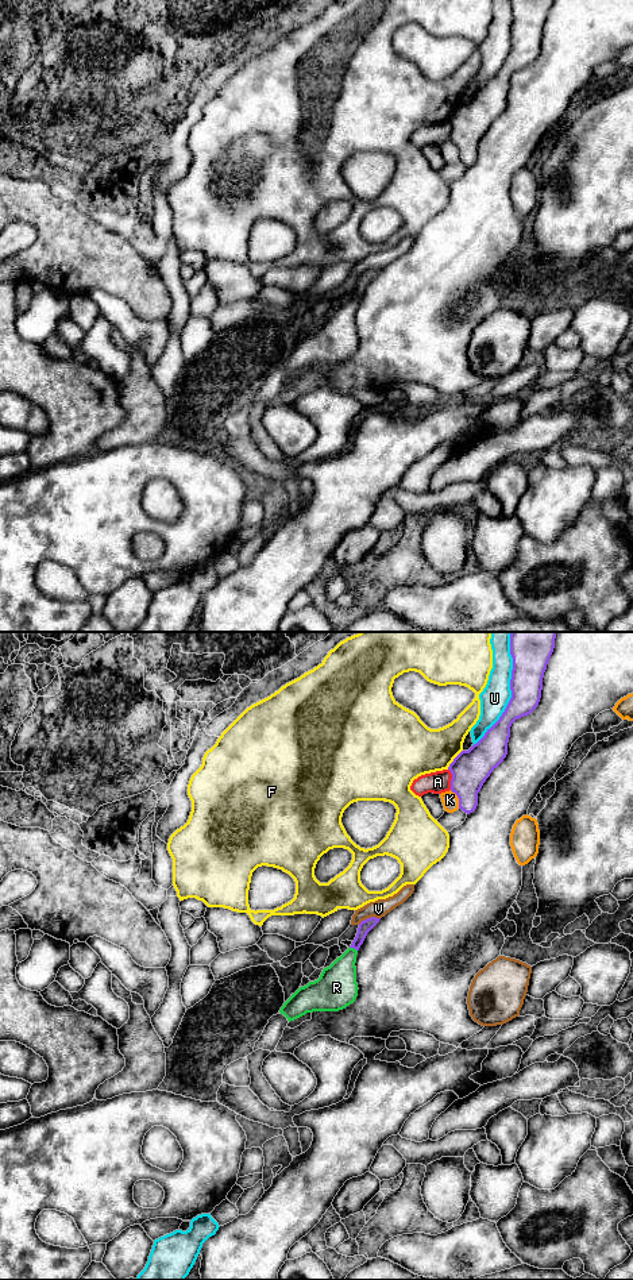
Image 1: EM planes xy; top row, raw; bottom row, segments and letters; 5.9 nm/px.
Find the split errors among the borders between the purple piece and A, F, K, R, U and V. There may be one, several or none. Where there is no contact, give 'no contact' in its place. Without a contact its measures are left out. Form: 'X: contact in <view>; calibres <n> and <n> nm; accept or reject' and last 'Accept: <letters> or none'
A: contact in xy; calibres 220 and 130 nm; reject
F: contact in xy; calibres 220 and 320 nm; reject
K: contact in xy; calibres 220 and 100 nm; reject
R: contact in xy; calibres 80 and 240 nm; accept
U: contact in xy; calibres 200 and 170 nm; reject
V: contact in xy; calibres 80 and 110 nm; reject
Accept: R

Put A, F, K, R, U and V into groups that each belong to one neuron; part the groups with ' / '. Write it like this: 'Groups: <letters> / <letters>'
Groups: A / F / K / R / U / V

